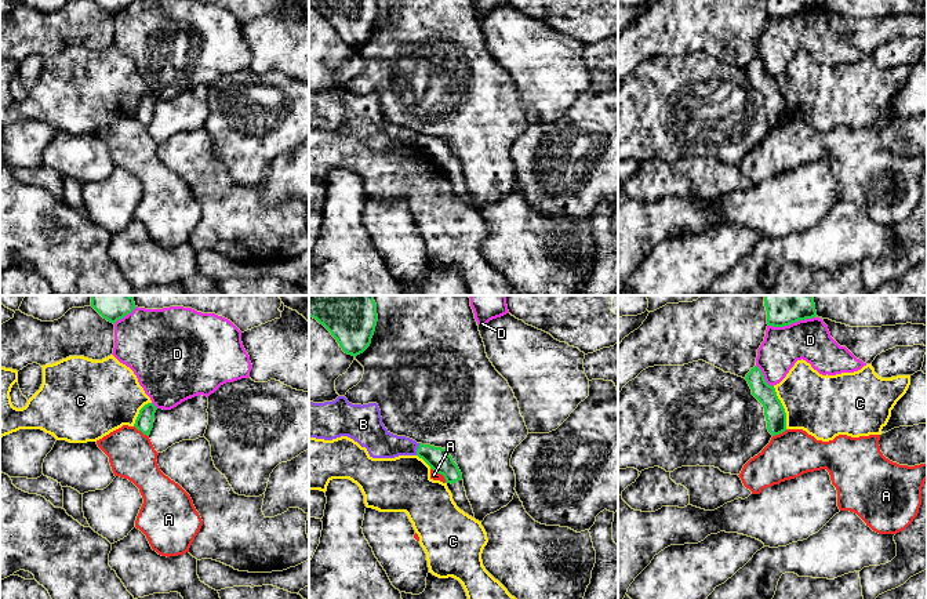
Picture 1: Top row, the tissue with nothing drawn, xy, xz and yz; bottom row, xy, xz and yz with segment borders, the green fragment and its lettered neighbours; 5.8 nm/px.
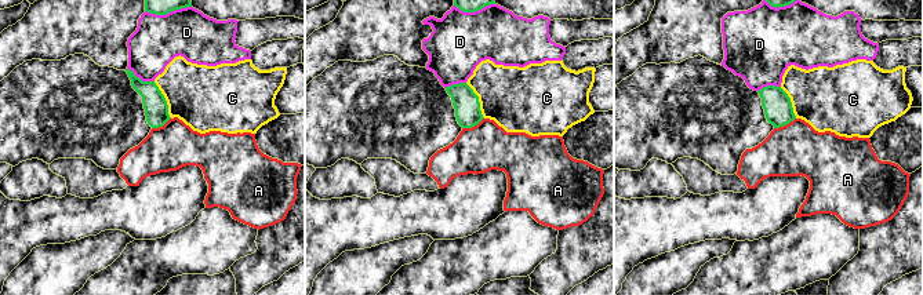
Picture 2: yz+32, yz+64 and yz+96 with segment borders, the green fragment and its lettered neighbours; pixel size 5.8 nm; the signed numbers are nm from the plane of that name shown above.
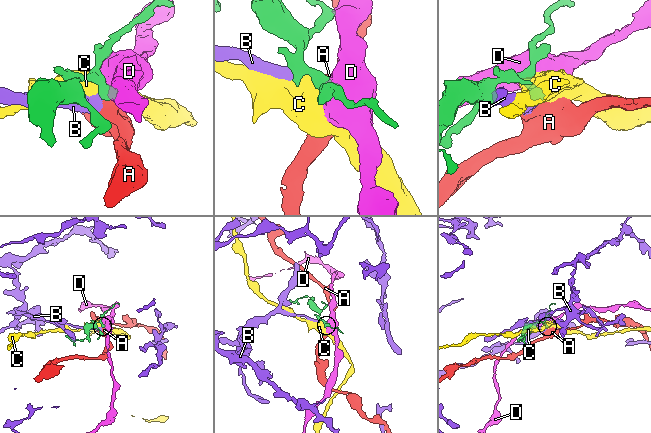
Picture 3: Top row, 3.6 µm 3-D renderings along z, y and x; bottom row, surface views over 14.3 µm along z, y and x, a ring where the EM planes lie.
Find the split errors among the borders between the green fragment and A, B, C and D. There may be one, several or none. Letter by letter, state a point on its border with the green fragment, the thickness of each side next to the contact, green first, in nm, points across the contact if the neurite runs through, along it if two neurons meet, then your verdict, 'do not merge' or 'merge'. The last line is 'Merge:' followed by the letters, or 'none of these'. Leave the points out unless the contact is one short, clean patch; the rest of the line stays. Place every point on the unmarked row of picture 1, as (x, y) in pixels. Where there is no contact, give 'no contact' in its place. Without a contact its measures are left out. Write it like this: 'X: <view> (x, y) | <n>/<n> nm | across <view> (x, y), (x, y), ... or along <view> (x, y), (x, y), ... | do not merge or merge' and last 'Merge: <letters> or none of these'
A: xz (440, 164) | 140/50 nm | along xz (431, 159), (439, 163), (446, 173) | do not merge
B: xz (417, 140) | 140/170 nm | along xz (420, 134), (415, 145) | do not merge
C: yz (782, 98) | 120/360 nm | do not merge
D: yz (791, 14) | 110/240 nm | do not merge
Merge: none of these

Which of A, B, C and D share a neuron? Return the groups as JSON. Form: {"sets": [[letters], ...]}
{"sets": [["A"], ["B"], ["C"], ["D"]]}

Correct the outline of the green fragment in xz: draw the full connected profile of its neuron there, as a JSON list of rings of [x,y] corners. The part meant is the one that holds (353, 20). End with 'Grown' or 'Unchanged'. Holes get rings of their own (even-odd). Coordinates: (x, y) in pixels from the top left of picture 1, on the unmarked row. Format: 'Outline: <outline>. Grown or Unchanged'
Outline: [[[309,0],[309,7],[331,23],[345,44],[355,48],[370,37],[378,12],[377,0]]]. Unchanged

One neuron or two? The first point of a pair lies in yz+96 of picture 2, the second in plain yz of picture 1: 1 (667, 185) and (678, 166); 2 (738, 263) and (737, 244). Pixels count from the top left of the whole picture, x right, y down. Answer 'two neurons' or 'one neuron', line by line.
1: two neurons
2: two neurons

